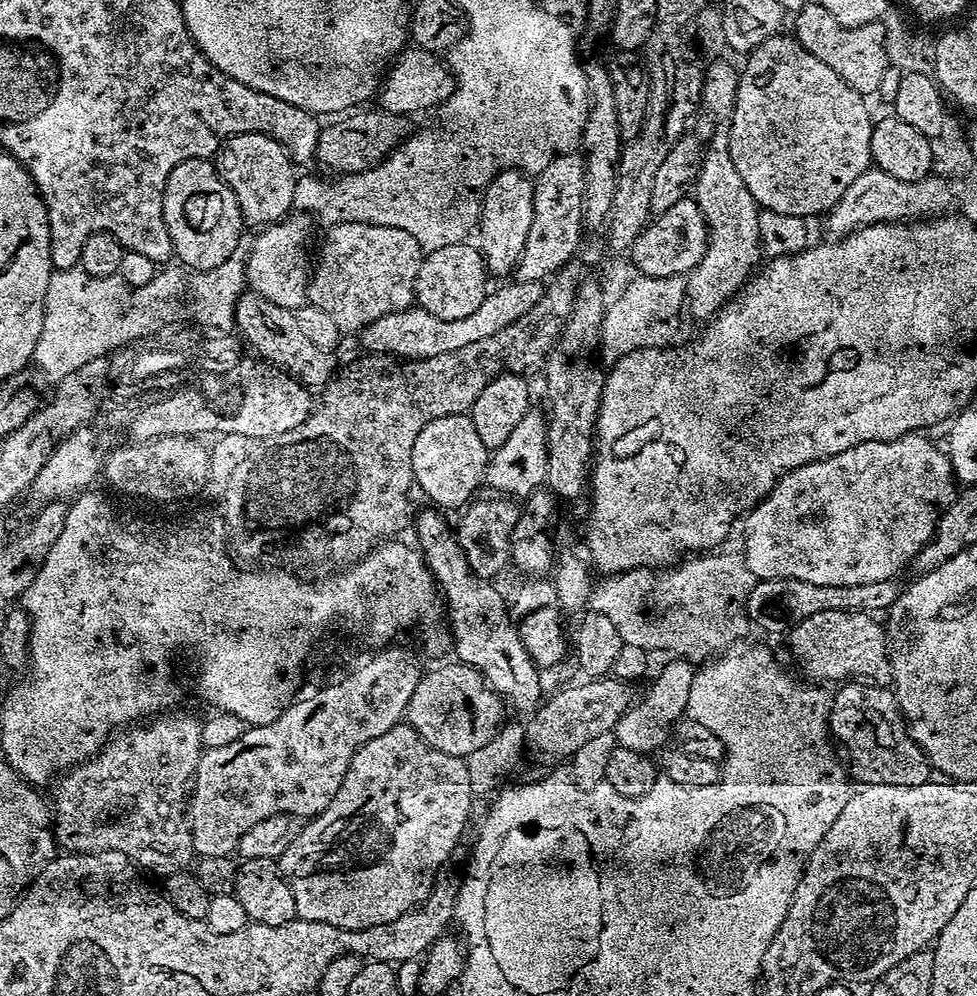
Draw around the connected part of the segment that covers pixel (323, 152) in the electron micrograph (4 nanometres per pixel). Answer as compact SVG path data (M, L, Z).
M360 110L341 117L337 119L340 121L330 126L325 125L321 129L316 147L319 163L322 162L334 172L344 172L346 176L366 172L376 167L383 159L387 159L389 153L399 147L411 131L407 117L390 115L383 110L364 111L368 110Z

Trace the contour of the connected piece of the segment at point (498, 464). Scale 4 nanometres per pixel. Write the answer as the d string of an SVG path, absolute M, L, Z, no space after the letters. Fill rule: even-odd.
M529 407L526 414L522 414L518 426L502 446L491 449L488 465L484 471L484 484L492 487L493 493L501 497L527 498L537 491L548 478L548 421L545 413Z

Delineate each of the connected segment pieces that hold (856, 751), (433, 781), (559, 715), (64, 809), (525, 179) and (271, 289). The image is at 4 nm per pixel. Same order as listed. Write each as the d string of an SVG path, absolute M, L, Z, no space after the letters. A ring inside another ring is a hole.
M860 680L845 681L836 689L829 705L829 733L837 743L844 743L845 750L850 753L848 766L851 777L857 783L922 786L933 779L934 769L908 731L896 695L891 689L871 686ZM866 712L881 716L884 725L875 728L867 724L864 721Z
M409 723L395 724L393 728L386 730L386 734L378 734L378 738L370 738L370 742L366 742L354 754L346 770L346 778L342 778L342 786L338 786L338 794L334 794L330 806L326 806L326 810L311 817L301 827L298 838L294 838L294 842L290 842L288 849L280 855L278 861L280 872L284 876L284 881L290 886L290 894L294 894L297 917L310 922L326 922L330 926L338 926L346 930L358 930L394 922L394 918L419 908L424 899L432 893L438 870L453 859L452 851L455 850L456 843L459 842L460 835L468 824L468 815L472 812L472 799L474 793L470 786L470 770L467 763L463 759L451 757L450 754L428 745Z
M588 678L585 681L585 684L572 684L554 693L549 700L547 697L531 713L532 721L526 727L526 748L536 755L538 763L567 761L586 742L590 742L590 738L613 731L618 718L628 715L634 703L633 685L629 681L615 678Z
M184 712L168 715L160 714L147 722L137 722L117 731L92 759L59 777L55 785L54 835L57 845L65 853L121 852L137 869L145 868L157 878L193 867L192 830L186 805L190 800L200 754L206 747L204 728L196 716L187 716ZM115 808L124 808L124 817L117 824L104 824L104 819Z
M503 168L488 183L480 201L478 247L484 256L484 267L488 269L489 277L508 278L515 273L530 234L530 222L534 222L533 181L518 168Z
M293 213L292 215L289 215L288 217L285 217L283 220L281 220L277 224L273 224L265 229L263 229L257 236L259 236L254 244L249 247L249 254L248 254L248 262L247 266L245 268L245 283L247 284L247 287L253 291L259 294L260 297L266 298L267 301L272 302L276 306L282 306L284 309L290 309L292 311L300 309L299 307L302 305L304 306L307 303L307 294L308 294L308 282L310 278L309 274L309 268L310 268L310 260L308 264L308 258L306 256L306 244L308 242L308 238L312 232L312 224L314 224L313 219L308 216L307 213Z

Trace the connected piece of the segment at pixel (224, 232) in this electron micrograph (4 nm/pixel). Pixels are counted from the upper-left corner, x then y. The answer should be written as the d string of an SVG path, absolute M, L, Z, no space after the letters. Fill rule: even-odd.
M211 159L187 160L174 166L170 178L164 183L164 221L175 259L192 272L205 272L222 266L222 262L226 262L226 258L230 258L234 250L241 247L240 231L245 231L246 228L234 194L220 181Z

